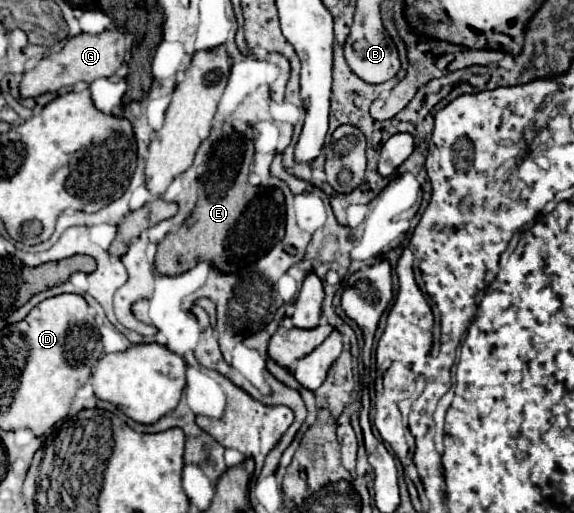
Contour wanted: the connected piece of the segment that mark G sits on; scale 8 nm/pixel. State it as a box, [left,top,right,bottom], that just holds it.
[20,31,122,97]

